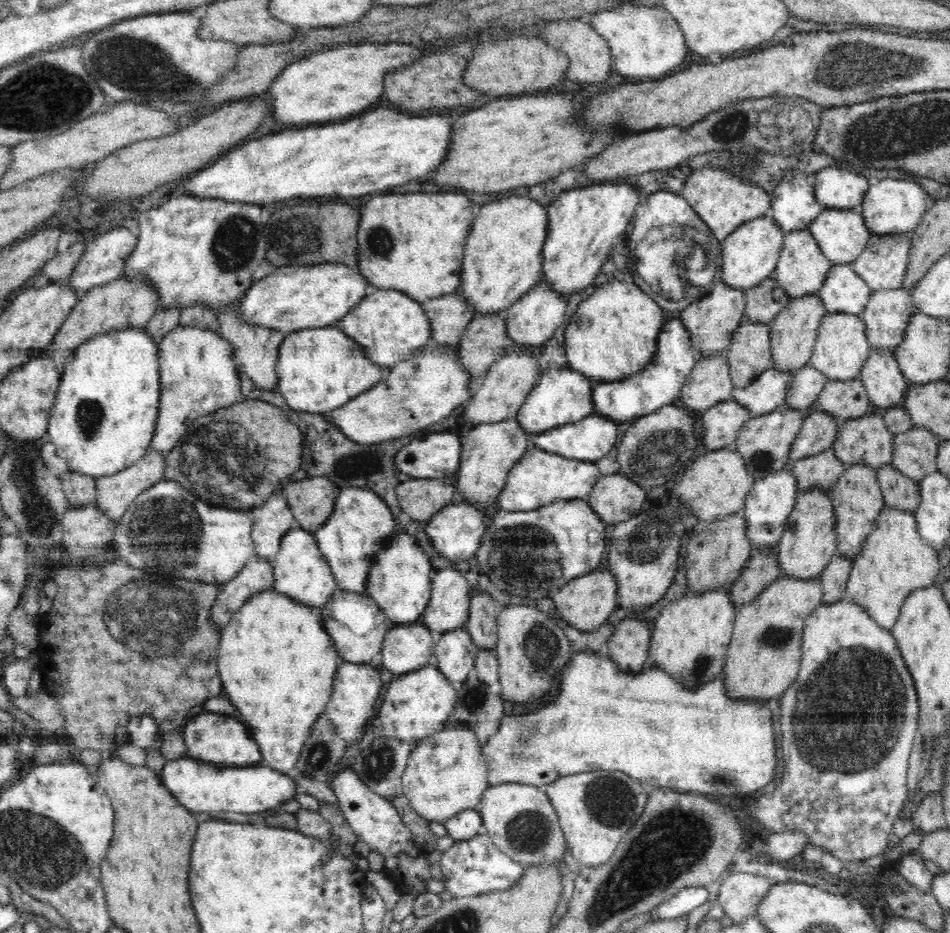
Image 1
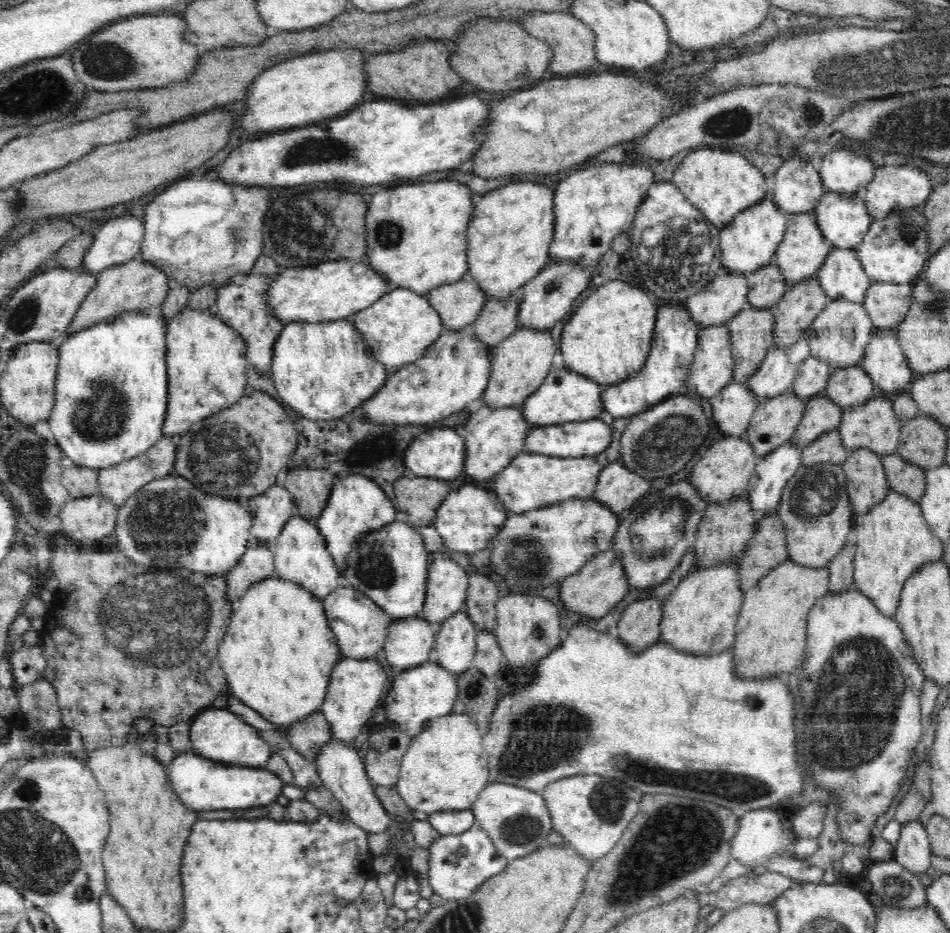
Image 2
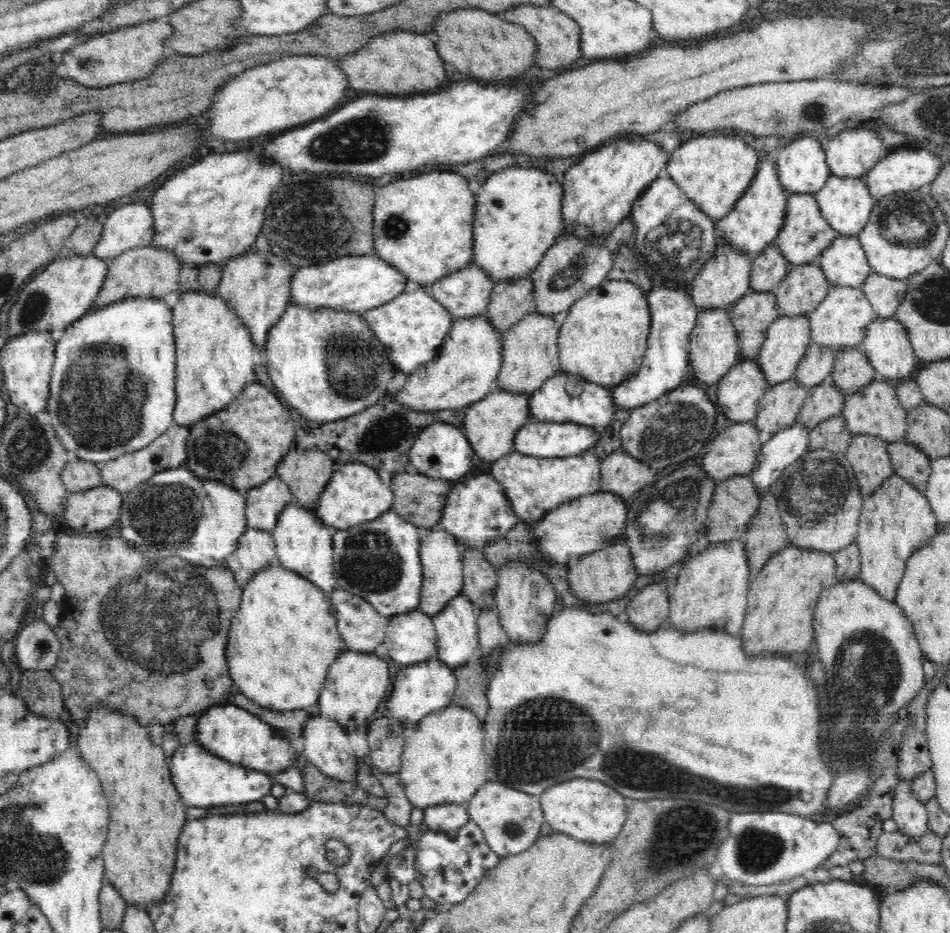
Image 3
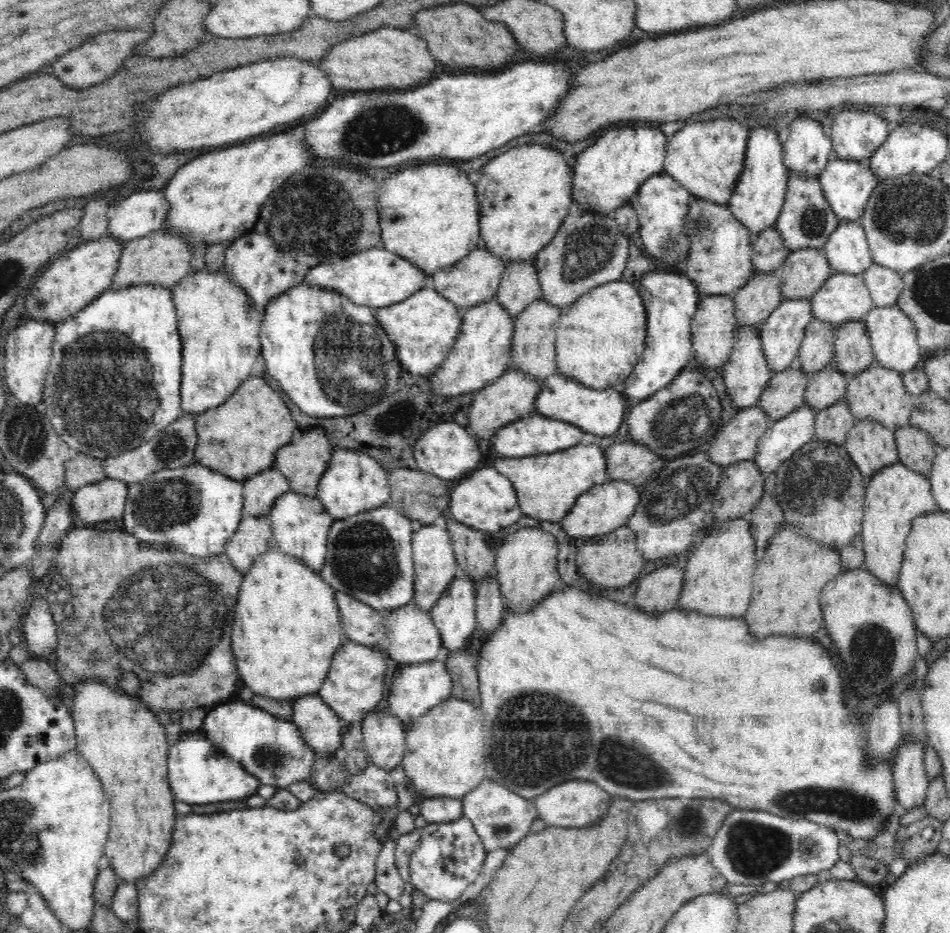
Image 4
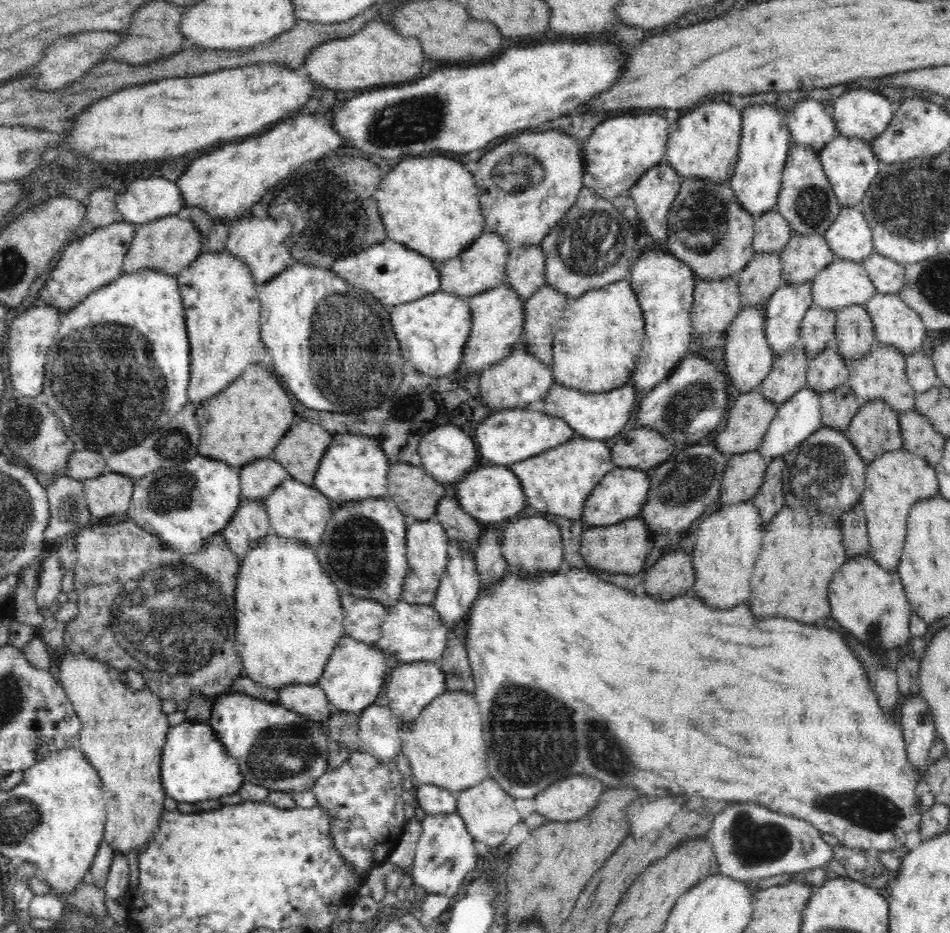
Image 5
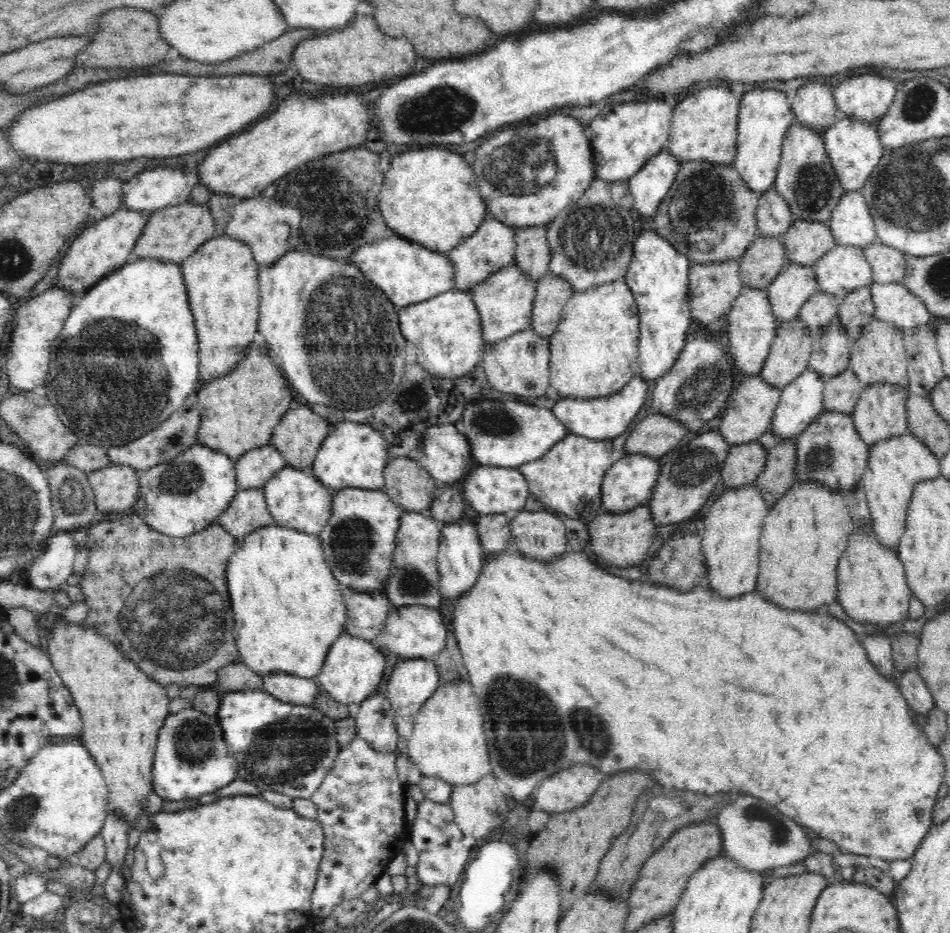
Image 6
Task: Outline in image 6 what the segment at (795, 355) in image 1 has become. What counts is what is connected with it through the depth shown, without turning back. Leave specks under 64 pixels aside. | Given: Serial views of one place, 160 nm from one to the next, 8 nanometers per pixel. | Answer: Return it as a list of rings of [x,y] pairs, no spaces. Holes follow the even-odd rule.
[[[795,218],[780,238],[788,261],[802,265],[814,264],[836,245],[828,223],[816,220]]]

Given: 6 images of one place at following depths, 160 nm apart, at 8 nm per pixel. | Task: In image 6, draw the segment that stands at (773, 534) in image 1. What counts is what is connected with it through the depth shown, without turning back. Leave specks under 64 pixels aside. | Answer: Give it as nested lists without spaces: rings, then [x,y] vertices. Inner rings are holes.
[[[809,369],[782,390],[770,431],[782,439],[796,438],[824,411],[825,379]]]

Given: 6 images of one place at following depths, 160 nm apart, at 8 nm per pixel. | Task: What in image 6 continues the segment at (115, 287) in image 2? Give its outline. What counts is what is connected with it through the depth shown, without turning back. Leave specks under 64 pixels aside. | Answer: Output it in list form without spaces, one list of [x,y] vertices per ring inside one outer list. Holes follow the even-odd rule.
[[[186,201],[166,206],[148,214],[146,226],[134,246],[132,258],[162,259],[180,264],[207,240],[222,234],[224,230],[216,229],[209,205]]]

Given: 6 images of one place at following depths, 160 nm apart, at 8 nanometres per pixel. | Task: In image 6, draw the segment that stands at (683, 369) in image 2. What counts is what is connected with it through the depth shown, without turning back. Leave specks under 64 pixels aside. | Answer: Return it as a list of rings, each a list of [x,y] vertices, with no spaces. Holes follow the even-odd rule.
[[[648,224],[638,233],[633,257],[625,274],[639,312],[641,377],[656,381],[673,368],[680,351],[685,347],[693,316],[689,307],[689,255],[681,253],[670,241],[658,235]]]

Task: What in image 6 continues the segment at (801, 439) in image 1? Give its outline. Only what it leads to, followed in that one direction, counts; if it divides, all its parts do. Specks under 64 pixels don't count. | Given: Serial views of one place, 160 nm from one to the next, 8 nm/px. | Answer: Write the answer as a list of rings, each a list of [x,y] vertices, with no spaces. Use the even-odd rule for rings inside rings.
[[[834,317],[823,326],[823,333],[814,338],[809,370],[824,379],[842,374],[849,367],[851,343],[846,329]]]

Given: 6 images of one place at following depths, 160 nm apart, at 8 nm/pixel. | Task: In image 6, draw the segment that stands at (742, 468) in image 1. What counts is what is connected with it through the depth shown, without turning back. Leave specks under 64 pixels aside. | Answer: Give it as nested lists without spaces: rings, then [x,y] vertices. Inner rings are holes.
[[[759,374],[747,376],[740,382],[740,386],[730,396],[719,426],[719,432],[730,446],[758,440],[761,434],[770,430],[774,410],[778,406],[782,390],[783,388],[775,388],[767,384]]]

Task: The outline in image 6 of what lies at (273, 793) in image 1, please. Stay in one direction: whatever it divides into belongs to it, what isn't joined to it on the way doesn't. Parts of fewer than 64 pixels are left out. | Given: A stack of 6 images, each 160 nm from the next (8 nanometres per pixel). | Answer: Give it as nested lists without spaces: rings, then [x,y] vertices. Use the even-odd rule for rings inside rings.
[[[194,708],[169,714],[158,733],[151,773],[153,791],[168,800],[210,794],[236,780],[235,758],[224,739],[217,715],[210,716]]]

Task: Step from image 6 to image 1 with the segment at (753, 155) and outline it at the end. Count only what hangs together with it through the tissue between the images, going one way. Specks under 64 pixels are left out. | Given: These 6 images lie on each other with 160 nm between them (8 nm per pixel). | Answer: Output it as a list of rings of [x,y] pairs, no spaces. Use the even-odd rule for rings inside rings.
[[[770,215],[751,220],[734,229],[721,242],[722,282],[728,287],[745,291],[760,284],[761,280],[772,277],[776,268],[785,232],[774,223]]]

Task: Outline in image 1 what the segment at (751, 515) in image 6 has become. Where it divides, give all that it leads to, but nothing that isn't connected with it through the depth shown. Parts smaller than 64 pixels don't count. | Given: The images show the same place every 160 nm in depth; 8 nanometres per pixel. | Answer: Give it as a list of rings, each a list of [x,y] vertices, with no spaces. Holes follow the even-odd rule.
[[[714,589],[703,593],[688,591],[678,600],[674,599],[670,603],[664,604],[652,623],[649,664],[670,672],[672,676],[678,676],[678,679],[682,680],[686,686],[698,686],[698,684],[710,682],[712,678],[722,678],[724,680],[722,670],[726,662],[728,644],[734,634],[733,624],[738,609],[730,600],[729,591]]]

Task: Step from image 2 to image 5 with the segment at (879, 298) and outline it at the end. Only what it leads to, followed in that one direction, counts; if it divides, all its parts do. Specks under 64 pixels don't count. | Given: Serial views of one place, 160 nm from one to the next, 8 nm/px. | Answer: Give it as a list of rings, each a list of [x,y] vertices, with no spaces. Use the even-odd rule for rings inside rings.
[[[876,251],[863,260],[863,265],[876,292],[880,294],[899,294],[906,284],[904,265],[879,255]]]

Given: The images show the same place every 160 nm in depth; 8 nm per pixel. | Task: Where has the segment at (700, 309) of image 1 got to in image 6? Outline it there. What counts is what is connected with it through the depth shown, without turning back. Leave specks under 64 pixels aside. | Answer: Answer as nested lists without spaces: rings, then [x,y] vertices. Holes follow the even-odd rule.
[[[682,161],[674,184],[654,211],[652,228],[674,248],[689,255],[691,264],[740,260],[758,236],[755,210],[759,195],[746,187],[734,165],[710,161]]]

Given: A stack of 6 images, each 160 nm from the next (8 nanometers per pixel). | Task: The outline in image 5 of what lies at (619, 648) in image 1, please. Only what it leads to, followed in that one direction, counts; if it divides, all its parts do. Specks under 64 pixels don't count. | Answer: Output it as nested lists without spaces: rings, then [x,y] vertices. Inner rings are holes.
[[[671,547],[648,570],[642,588],[645,594],[670,600],[691,593],[696,580],[692,555]]]

